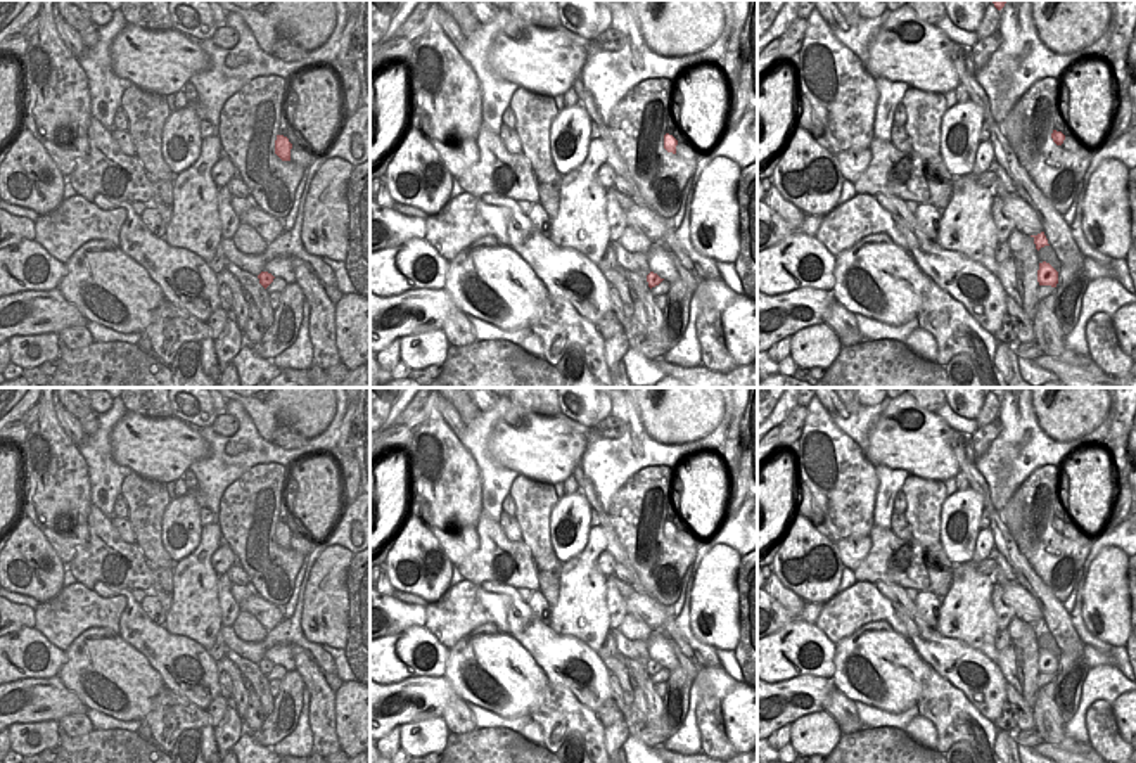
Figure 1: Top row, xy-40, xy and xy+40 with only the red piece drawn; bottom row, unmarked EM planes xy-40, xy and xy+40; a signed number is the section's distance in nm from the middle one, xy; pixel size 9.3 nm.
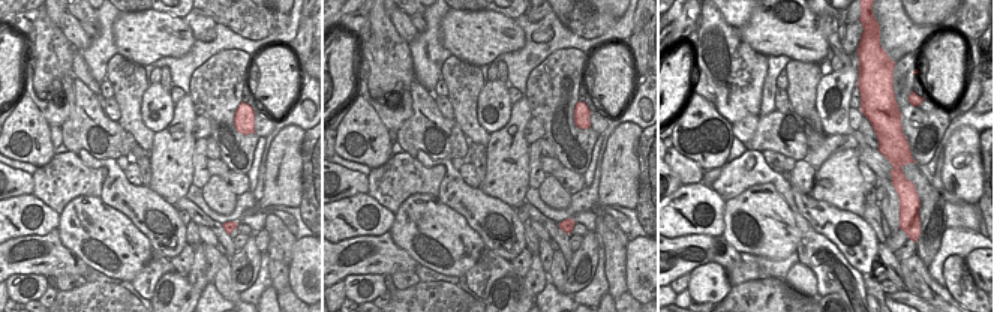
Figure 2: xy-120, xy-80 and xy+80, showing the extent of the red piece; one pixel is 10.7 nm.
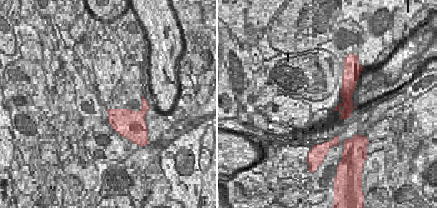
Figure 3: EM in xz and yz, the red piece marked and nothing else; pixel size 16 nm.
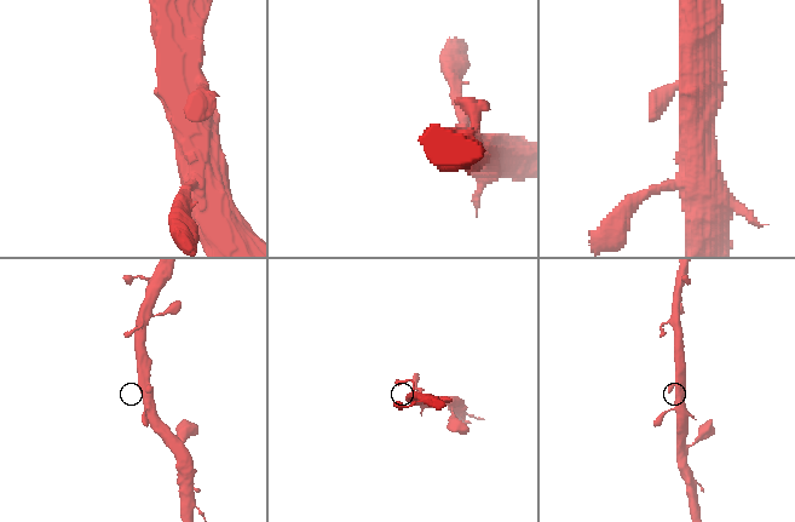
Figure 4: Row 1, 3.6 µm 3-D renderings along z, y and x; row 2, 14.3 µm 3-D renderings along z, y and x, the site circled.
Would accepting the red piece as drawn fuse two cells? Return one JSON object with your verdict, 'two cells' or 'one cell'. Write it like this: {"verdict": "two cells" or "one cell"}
{"verdict": "one cell"}

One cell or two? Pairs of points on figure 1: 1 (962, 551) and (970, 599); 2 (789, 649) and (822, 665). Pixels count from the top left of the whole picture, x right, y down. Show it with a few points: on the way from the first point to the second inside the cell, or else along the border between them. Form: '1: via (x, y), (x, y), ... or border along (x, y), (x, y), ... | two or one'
1: border along (979, 530), (974, 556), (955, 566) | two
2: via (797, 660), (801, 668), (811, 670) | one

